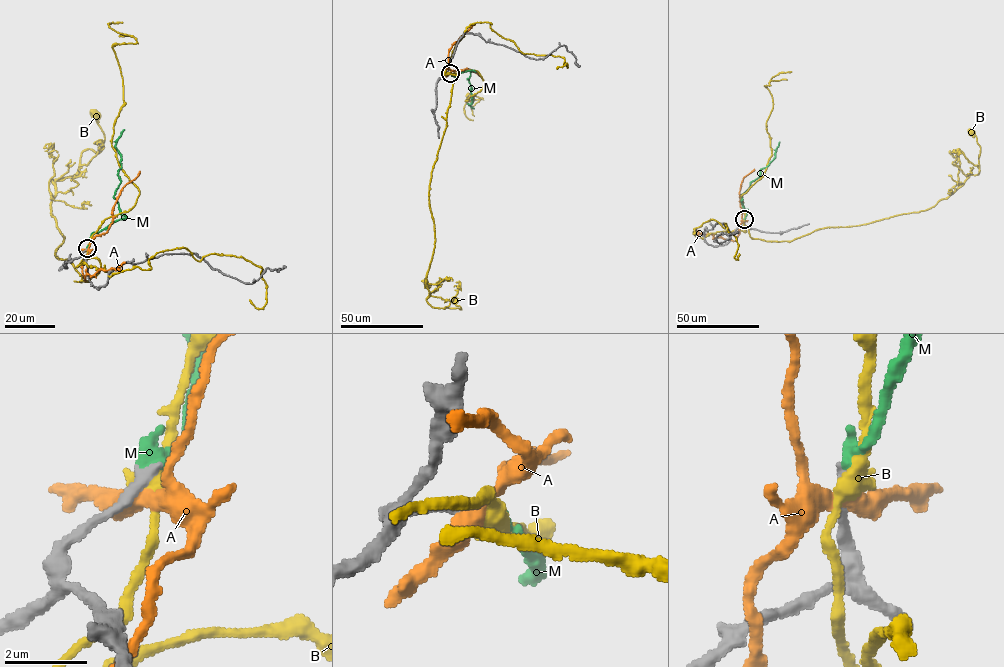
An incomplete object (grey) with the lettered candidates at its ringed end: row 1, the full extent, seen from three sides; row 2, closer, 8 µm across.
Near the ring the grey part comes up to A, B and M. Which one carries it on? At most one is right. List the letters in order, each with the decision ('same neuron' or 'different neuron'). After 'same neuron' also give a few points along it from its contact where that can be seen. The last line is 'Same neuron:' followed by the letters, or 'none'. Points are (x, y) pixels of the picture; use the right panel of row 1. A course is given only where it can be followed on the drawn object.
A: different neuron
B: different neuron
M: same neuron; it runs (744, 219), (747, 209), (741, 201), (742, 195), (760, 175), (760, 170), (773, 160), (779, 142)
Same neuron: M

